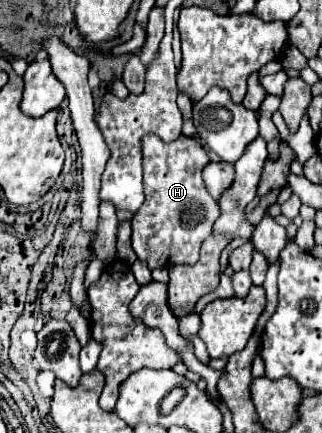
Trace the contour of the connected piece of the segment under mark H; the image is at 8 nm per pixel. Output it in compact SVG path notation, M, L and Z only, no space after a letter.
M145 135L141 139L141 151L145 203L131 219L133 251L149 269L173 267L177 263L193 265L199 259L201 243L213 233L213 223L221 213L201 177L209 155L195 137L185 135L173 143L161 141L157 135Z

